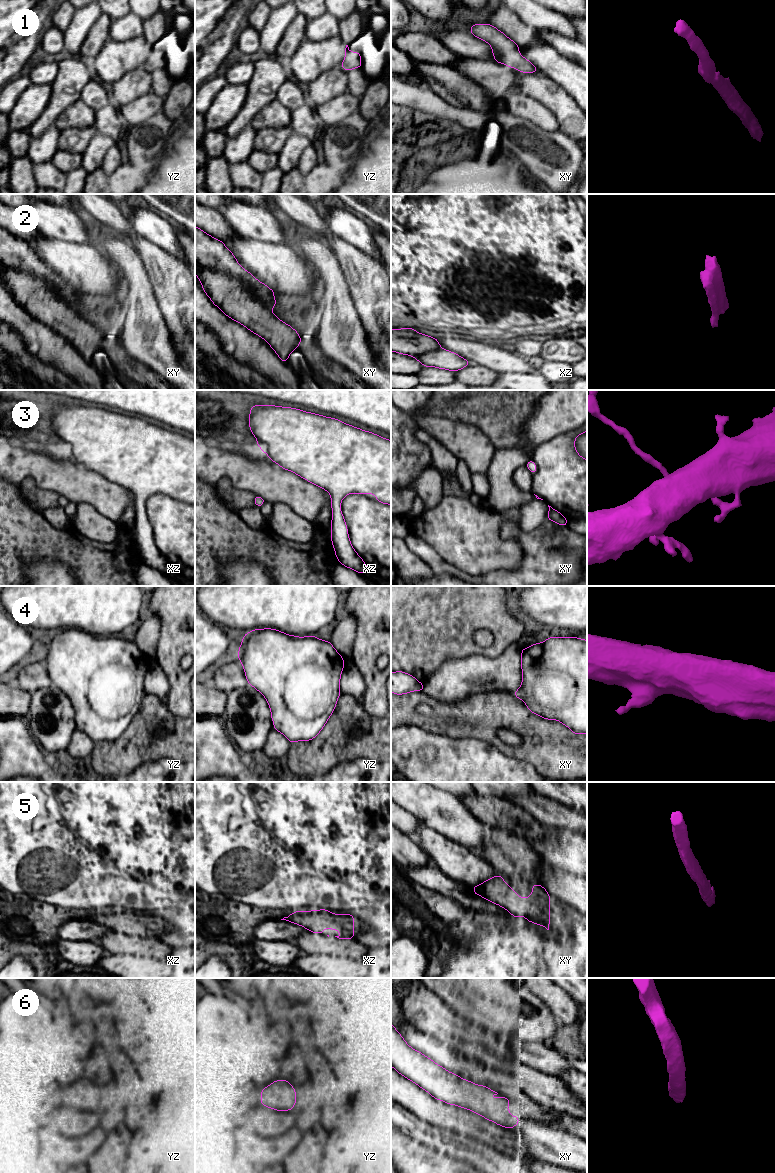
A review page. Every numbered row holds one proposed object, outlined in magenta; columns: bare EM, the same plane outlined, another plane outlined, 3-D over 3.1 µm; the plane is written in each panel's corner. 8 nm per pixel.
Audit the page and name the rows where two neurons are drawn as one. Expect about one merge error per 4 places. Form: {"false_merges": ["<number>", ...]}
{"false_merges": ["2"]}

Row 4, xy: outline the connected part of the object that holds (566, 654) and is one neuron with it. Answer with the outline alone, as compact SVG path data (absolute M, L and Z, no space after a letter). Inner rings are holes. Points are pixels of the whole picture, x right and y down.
M549 637L544 642L533 644L521 650L522 683L518 690L514 691L516 698L521 699L529 711L543 719L557 720L568 727L573 734L587 734L587 640L577 637Z

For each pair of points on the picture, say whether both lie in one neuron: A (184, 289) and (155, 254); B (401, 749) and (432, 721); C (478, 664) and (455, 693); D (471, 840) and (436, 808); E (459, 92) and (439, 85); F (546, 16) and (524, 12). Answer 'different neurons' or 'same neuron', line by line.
A: same neuron
B: different neurons
C: same neuron
D: same neuron
E: same neuron
F: same neuron

